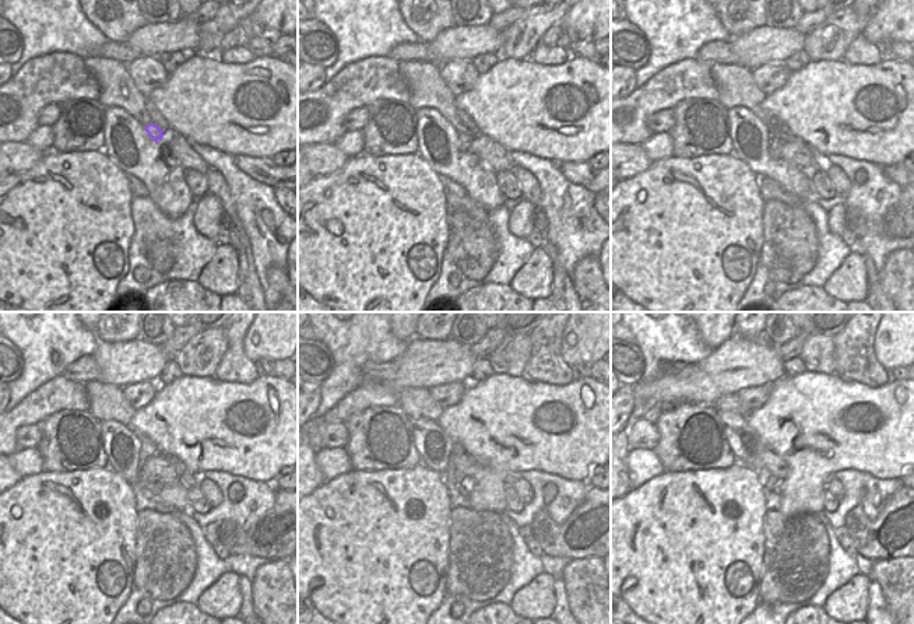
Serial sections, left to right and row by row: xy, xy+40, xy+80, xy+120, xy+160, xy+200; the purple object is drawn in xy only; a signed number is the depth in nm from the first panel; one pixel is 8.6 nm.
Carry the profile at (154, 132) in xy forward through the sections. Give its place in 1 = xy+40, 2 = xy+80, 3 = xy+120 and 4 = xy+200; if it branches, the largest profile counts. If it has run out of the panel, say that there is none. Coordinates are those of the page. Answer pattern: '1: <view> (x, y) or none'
1: xy+40 (466, 139)
2: xy+80 (774, 142)
3: xy+120 (144, 498)
4: xy+200 (772, 487)

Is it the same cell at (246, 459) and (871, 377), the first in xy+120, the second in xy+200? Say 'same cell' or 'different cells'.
different cells

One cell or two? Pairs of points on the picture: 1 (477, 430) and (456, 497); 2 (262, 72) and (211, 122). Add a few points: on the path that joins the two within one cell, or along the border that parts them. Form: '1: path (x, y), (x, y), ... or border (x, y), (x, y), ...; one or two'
1: border (473, 483), (468, 491), (468, 507); two
2: path (246, 81), (238, 86), (232, 101), (227, 107); one

